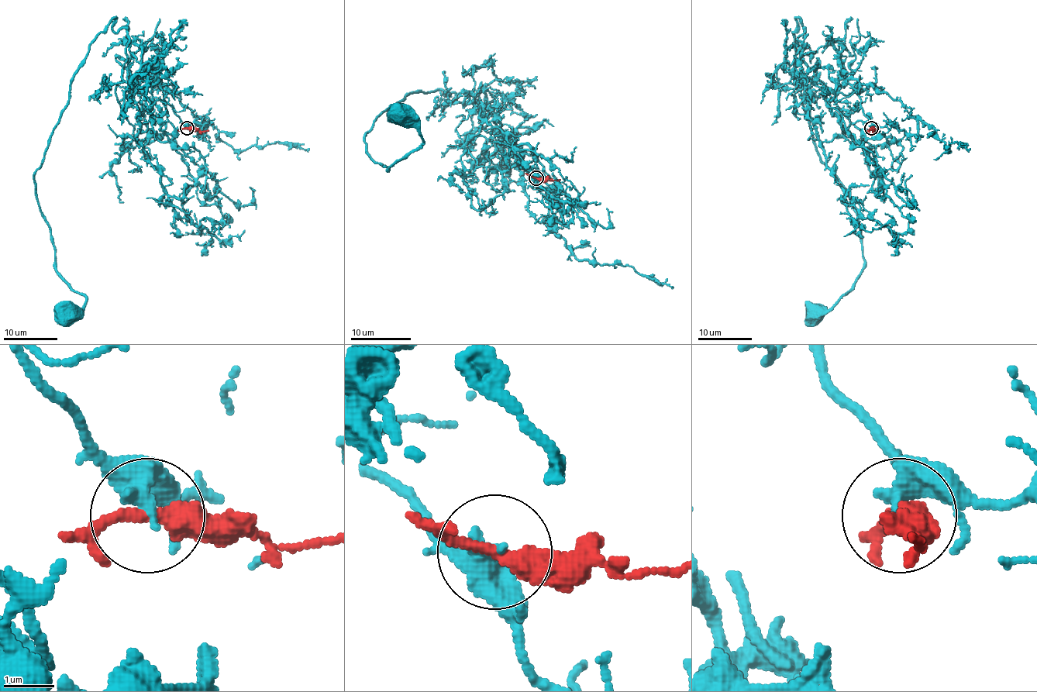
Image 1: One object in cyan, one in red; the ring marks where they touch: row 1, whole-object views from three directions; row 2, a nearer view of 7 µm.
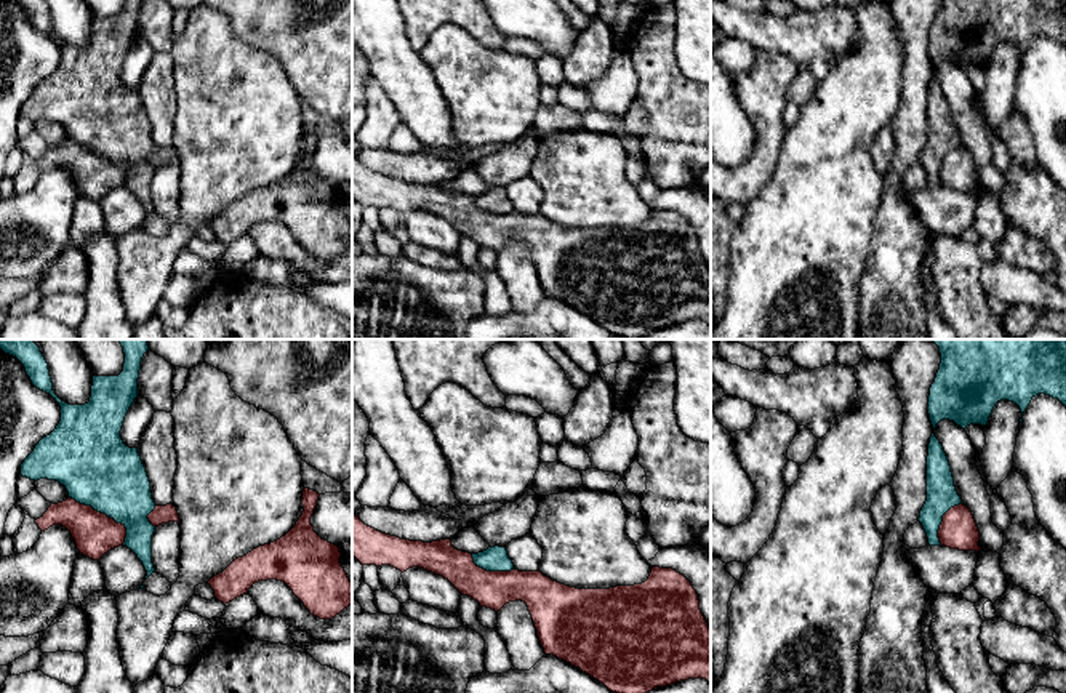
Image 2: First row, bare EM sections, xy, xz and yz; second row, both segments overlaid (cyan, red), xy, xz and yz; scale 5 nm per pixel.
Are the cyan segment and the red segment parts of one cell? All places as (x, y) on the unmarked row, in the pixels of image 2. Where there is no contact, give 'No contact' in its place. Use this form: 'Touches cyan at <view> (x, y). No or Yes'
Touches cyan at xy (106, 156). No

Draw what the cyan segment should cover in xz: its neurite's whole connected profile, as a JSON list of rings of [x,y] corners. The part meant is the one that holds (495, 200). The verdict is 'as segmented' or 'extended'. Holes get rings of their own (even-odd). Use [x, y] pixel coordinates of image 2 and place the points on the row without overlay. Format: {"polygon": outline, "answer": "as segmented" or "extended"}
{"polygon": [[[488,189],[483,194],[472,195],[474,205],[487,213],[511,213],[514,205],[507,197],[506,189]]], "answer": "as segmented"}

